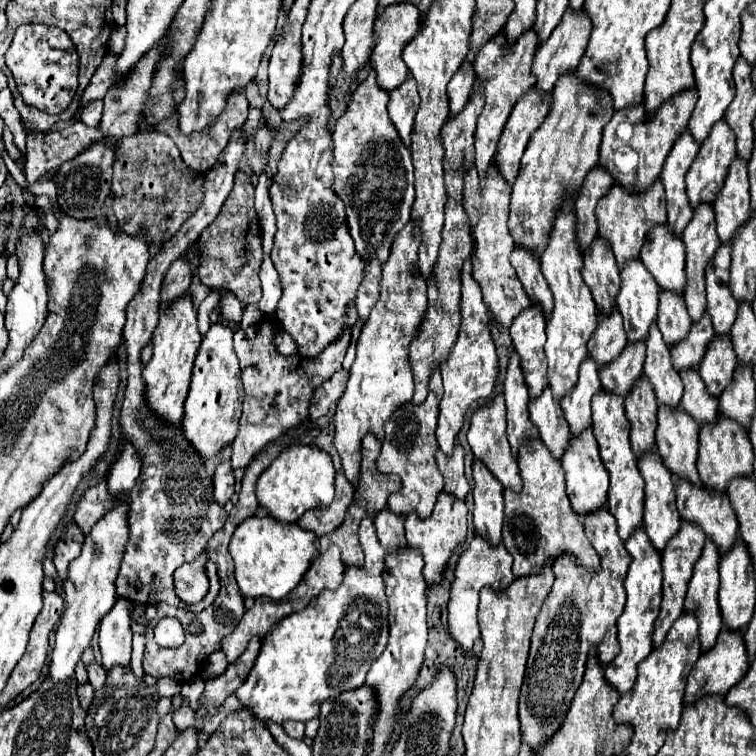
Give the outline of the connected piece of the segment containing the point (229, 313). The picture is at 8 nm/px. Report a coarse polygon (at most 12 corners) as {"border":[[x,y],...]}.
{"border":[[222,289],[218,313],[238,323],[244,307],[232,293]]}

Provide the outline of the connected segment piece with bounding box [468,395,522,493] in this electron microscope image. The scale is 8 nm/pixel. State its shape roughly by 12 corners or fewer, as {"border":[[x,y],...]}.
{"border":[[502,395],[472,415],[474,457],[514,493],[518,463],[506,439]]}

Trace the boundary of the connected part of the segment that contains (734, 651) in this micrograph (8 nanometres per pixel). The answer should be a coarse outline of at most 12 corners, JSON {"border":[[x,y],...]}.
{"border":[[722,631],[690,671],[684,705],[746,675],[742,633]]}

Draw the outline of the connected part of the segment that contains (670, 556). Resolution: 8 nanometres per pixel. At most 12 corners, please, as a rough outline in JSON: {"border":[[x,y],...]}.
{"border":[[694,523],[662,551],[662,603],[684,603],[704,535]]}

